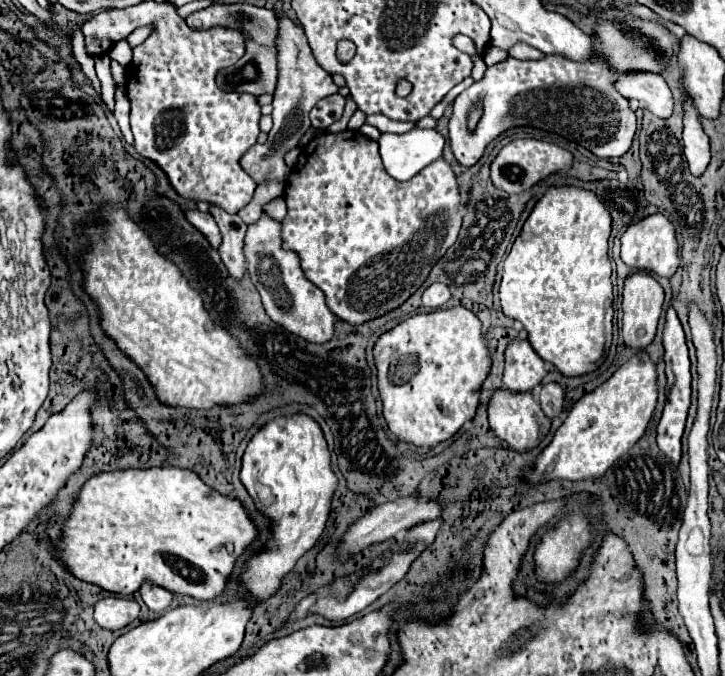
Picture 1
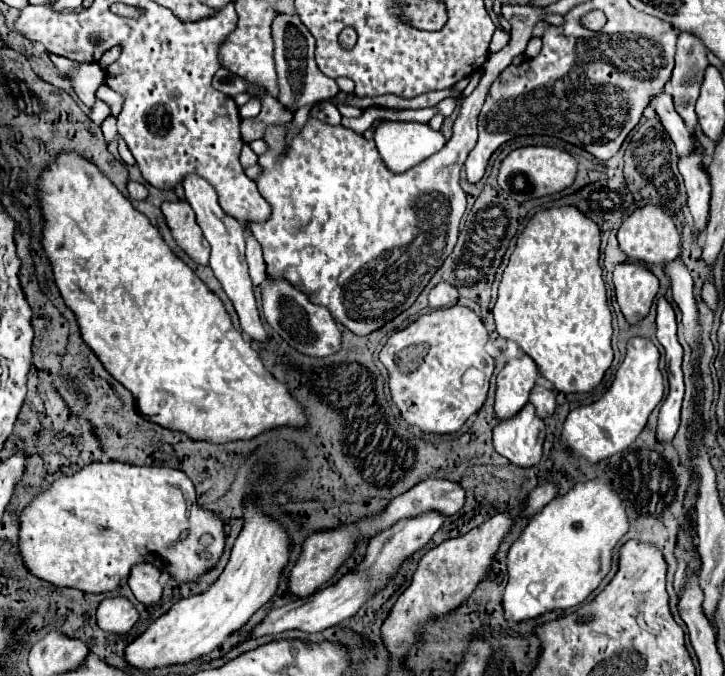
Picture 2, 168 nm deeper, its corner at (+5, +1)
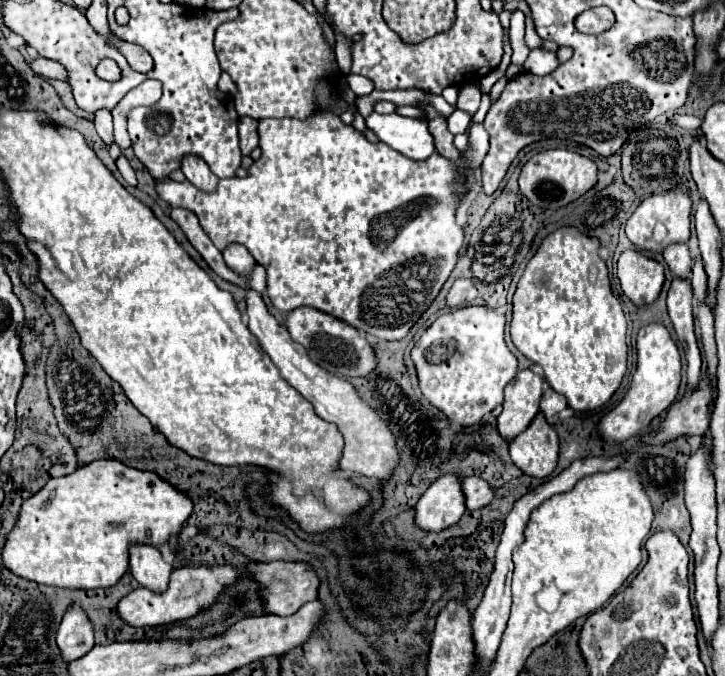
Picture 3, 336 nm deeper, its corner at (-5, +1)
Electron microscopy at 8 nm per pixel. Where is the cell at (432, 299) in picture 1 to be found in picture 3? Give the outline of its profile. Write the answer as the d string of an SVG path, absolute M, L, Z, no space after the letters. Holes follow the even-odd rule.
M456 280L446 296L446 306L450 308L460 308L460 306L466 306L470 304L474 298L478 296L478 290L474 288L474 284L470 280Z

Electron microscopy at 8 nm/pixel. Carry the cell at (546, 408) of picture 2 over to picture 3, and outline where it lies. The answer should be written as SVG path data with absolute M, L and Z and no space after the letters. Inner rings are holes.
M546 388L544 394L542 394L542 400L540 400L540 410L544 412L546 420L550 424L556 424L558 422L558 414L568 406L566 398L558 392L554 392L552 388Z

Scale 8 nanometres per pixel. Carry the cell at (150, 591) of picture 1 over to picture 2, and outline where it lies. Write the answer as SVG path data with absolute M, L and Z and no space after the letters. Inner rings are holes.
M148 562L136 564L128 576L128 586L142 604L156 604L162 596L162 586L158 582L160 570Z

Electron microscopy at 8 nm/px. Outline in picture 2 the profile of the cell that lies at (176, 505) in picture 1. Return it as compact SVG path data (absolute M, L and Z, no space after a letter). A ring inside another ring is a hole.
M92 462L88 466L84 466L80 472L72 474L72 476L60 476L48 490L40 492L32 504L28 504L24 508L24 512L20 514L20 532L18 532L18 552L20 552L20 558L24 560L24 566L40 580L44 582L50 582L54 586L60 586L60 588L78 588L82 592L92 592L92 594L100 594L100 592L110 592L110 590L116 590L120 580L126 578L130 574L130 568L138 562L150 562L154 564L156 568L160 568L162 572L168 572L172 578L176 580L182 580L182 582L190 582L190 580L196 580L200 578L206 570L210 570L218 558L222 556L222 550L224 550L224 528L222 528L222 522L220 518L210 512L210 510L204 510L196 504L196 492L194 492L194 486L190 482L190 478L182 472L182 470L174 470L174 468L146 468L146 466L130 466L126 462ZM208 534L212 536L212 542L210 544L202 544L200 538Z

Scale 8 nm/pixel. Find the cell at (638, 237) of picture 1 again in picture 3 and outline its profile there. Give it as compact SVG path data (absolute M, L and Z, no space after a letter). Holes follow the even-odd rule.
M682 190L680 196L676 192L652 194L628 218L626 236L638 250L644 252L664 252L670 244L686 244L690 238L690 208L692 200L686 190Z

